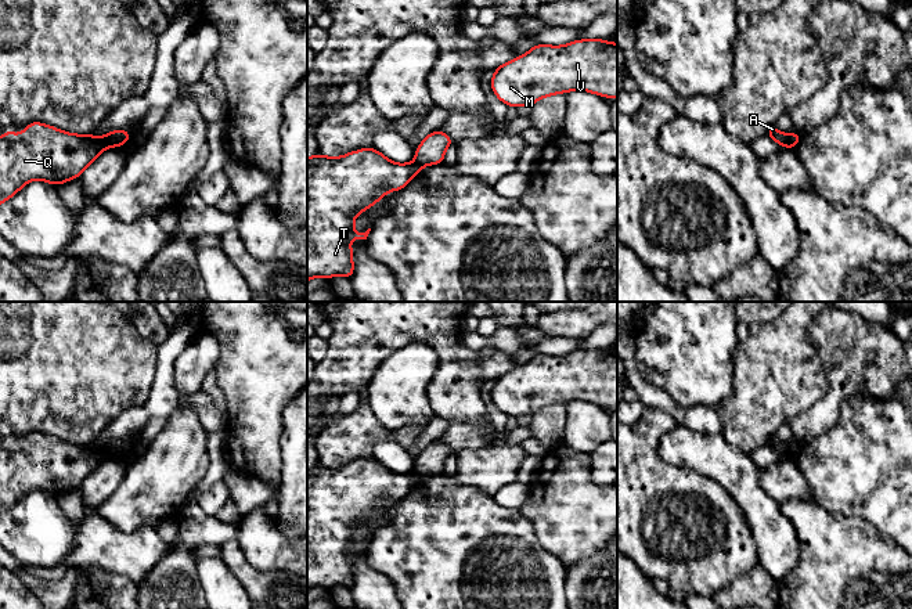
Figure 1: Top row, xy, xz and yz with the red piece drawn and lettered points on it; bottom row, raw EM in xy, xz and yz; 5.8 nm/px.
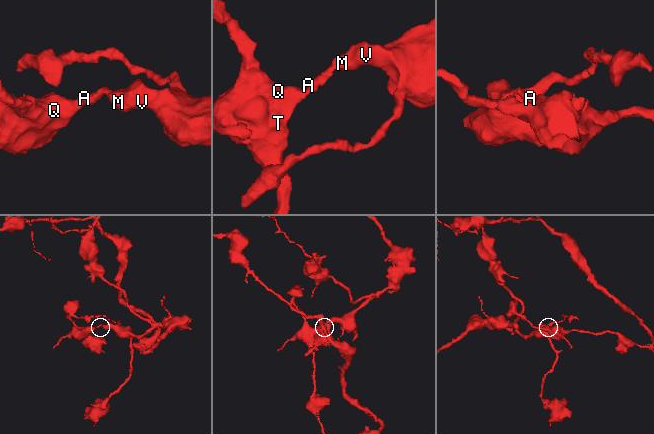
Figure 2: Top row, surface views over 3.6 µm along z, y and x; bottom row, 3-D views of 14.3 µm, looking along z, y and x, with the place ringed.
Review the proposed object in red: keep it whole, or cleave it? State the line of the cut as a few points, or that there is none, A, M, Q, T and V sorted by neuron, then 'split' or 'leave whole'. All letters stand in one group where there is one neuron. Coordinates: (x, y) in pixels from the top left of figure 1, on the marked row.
cut xy (107, 134), (111, 146); groups A M V / Q T; split

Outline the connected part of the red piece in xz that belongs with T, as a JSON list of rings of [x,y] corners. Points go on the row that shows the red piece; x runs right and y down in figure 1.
[[[361,148],[339,158],[322,156],[320,152],[307,158],[307,282],[314,277],[325,280],[334,275],[345,275],[349,280],[354,274],[353,248],[349,239],[367,239],[371,228],[365,233],[354,233],[354,217],[364,213],[371,205],[389,191],[403,190],[423,166],[412,163],[394,163],[375,148]]]

